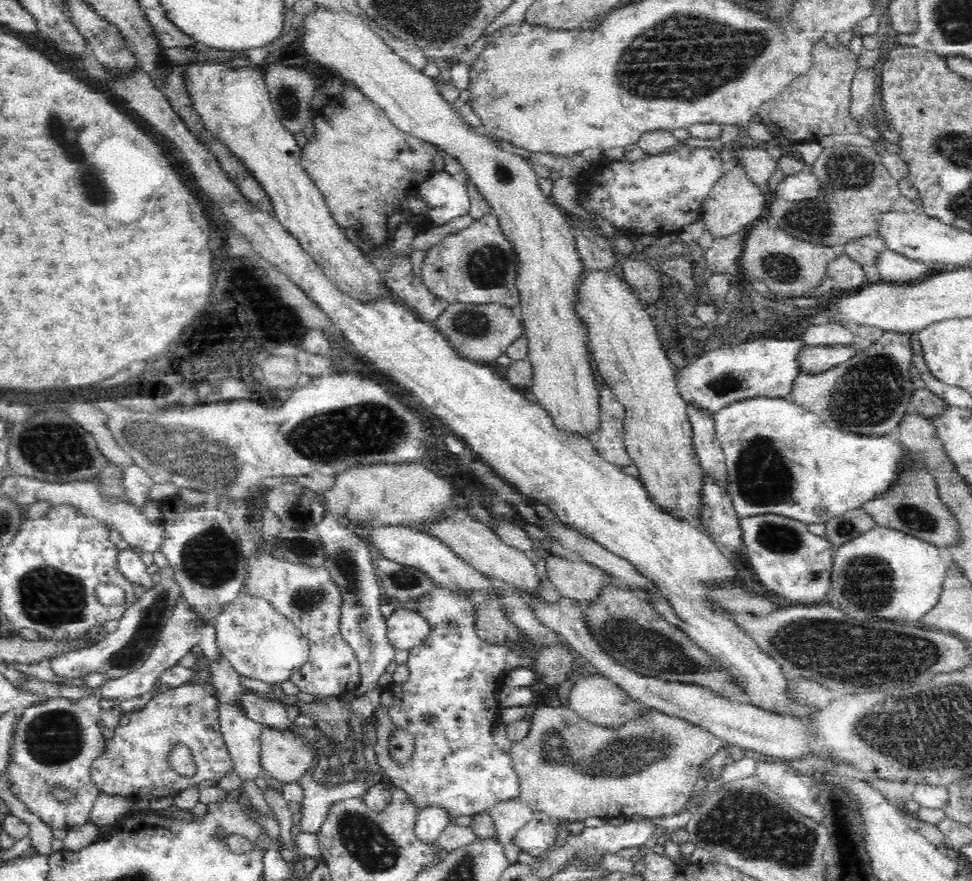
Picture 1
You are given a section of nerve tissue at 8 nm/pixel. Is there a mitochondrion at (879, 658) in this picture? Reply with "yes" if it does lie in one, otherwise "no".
yes

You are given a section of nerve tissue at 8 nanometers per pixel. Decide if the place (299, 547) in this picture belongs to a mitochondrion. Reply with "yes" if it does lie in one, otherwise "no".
yes

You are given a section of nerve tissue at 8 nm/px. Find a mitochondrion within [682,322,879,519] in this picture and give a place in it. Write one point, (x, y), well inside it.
(763, 477)

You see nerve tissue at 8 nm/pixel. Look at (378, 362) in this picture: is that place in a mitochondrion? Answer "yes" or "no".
no

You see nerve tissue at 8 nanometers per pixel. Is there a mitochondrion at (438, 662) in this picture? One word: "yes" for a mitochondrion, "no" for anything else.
no

